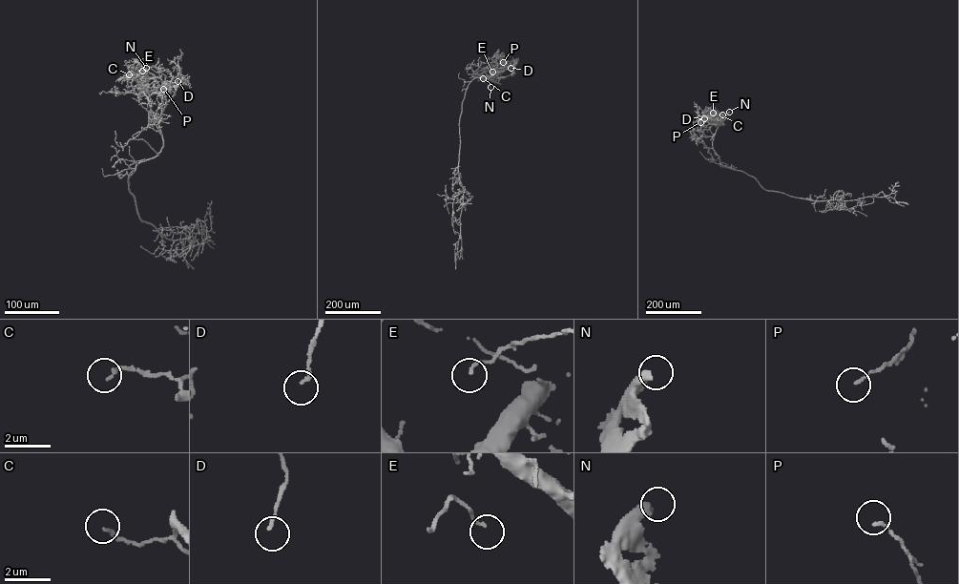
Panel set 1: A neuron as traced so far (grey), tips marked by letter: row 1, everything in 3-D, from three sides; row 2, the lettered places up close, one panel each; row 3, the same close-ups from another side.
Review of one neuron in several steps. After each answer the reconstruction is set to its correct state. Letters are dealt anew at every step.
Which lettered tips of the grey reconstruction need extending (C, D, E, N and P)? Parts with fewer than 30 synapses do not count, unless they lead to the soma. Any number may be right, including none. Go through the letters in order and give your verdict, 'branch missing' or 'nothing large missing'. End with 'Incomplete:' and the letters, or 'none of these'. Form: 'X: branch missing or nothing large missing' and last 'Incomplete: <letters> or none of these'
C: nothing large missing
D: nothing large missing
E: nothing large missing
N: branch missing
P: nothing large missing
Incomplete: N

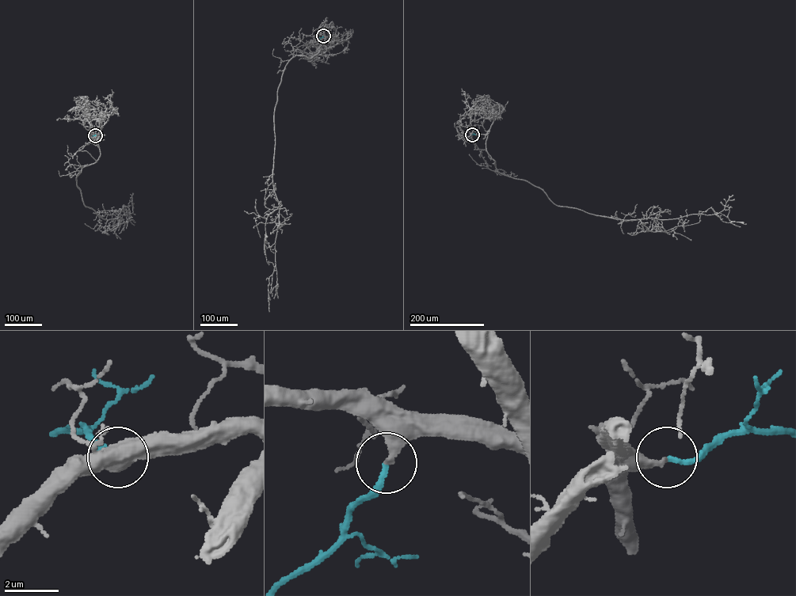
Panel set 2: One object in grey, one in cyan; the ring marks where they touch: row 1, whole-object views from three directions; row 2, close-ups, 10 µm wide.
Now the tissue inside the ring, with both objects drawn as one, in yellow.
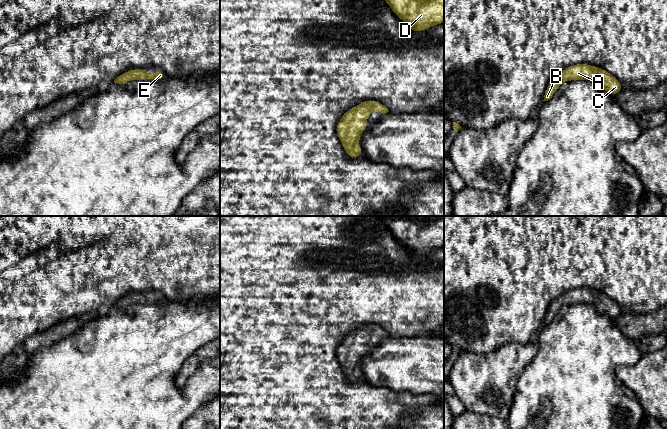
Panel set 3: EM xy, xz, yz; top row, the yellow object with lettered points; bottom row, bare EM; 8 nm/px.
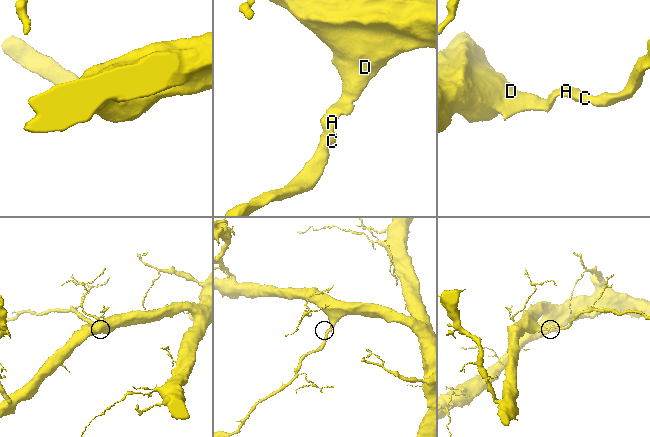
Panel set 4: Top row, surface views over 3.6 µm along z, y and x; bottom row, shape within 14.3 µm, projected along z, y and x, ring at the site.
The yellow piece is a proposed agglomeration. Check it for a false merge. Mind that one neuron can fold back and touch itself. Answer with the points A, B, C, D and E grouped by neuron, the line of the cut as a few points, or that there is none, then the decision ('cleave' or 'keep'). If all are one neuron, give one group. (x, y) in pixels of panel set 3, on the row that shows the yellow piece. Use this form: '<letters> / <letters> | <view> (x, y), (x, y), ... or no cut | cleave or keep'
A B C D E | no cut | keep

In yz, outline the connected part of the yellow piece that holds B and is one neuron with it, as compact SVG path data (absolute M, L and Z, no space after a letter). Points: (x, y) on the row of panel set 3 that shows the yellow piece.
M575 64L550 79L545 91L544 101L548 101L553 97L564 80L593 80L599 90L607 90L614 96L624 88L615 76L602 68L589 64Z

